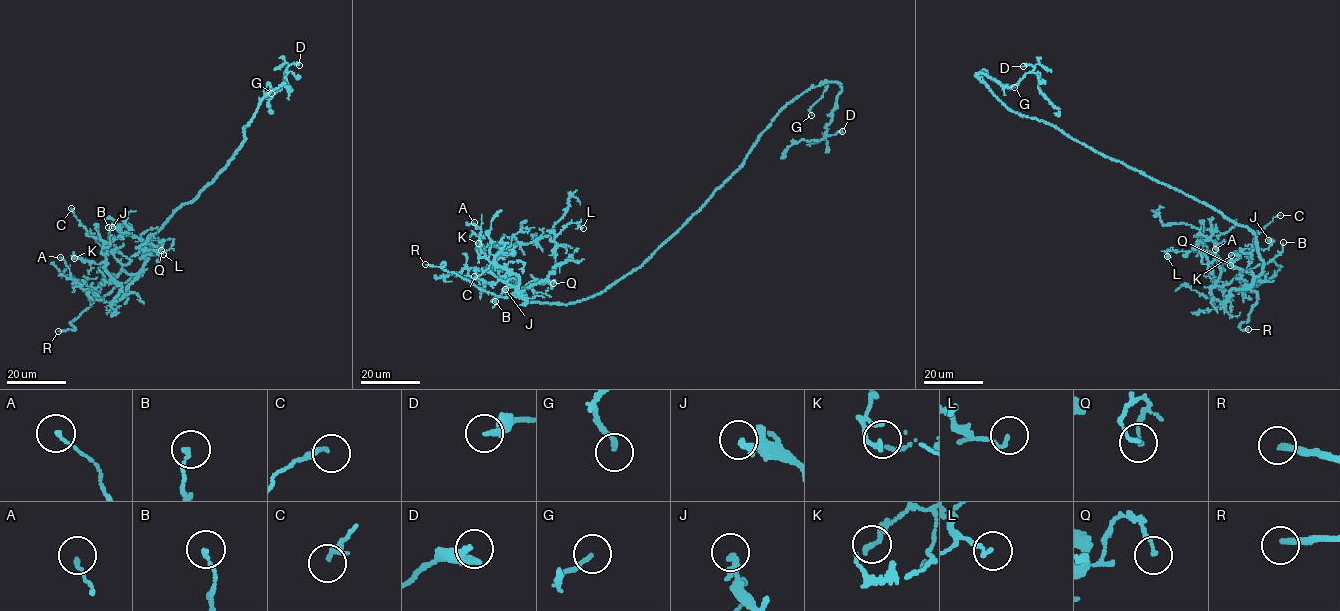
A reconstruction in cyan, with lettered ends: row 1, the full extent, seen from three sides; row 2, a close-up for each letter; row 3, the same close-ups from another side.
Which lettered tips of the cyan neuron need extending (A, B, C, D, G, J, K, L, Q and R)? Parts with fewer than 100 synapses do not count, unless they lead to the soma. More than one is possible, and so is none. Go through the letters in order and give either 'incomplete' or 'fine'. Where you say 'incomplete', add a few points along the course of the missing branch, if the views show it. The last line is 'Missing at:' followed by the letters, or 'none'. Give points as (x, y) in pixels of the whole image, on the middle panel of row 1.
A: fine
B: fine
C: fine
D: fine
G: fine
J: fine
K: fine
L: fine
Q: fine
R: incomplete; missing branch runs (425, 264), (399, 266)
Missing at: R

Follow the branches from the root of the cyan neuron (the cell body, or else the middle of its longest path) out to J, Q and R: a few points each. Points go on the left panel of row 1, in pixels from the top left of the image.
J: (214, 178), (142, 244), (147, 259), (140, 259), (153, 250), (148, 244), (112, 227)
Q: (214, 178), (195, 198), (183, 203), (142, 244), (147, 258), (140, 259), (157, 245), (161, 250)
R: (214, 178), (142, 244), (147, 258), (142, 271), (98, 298), (70, 322), (75, 330), (58, 331)

